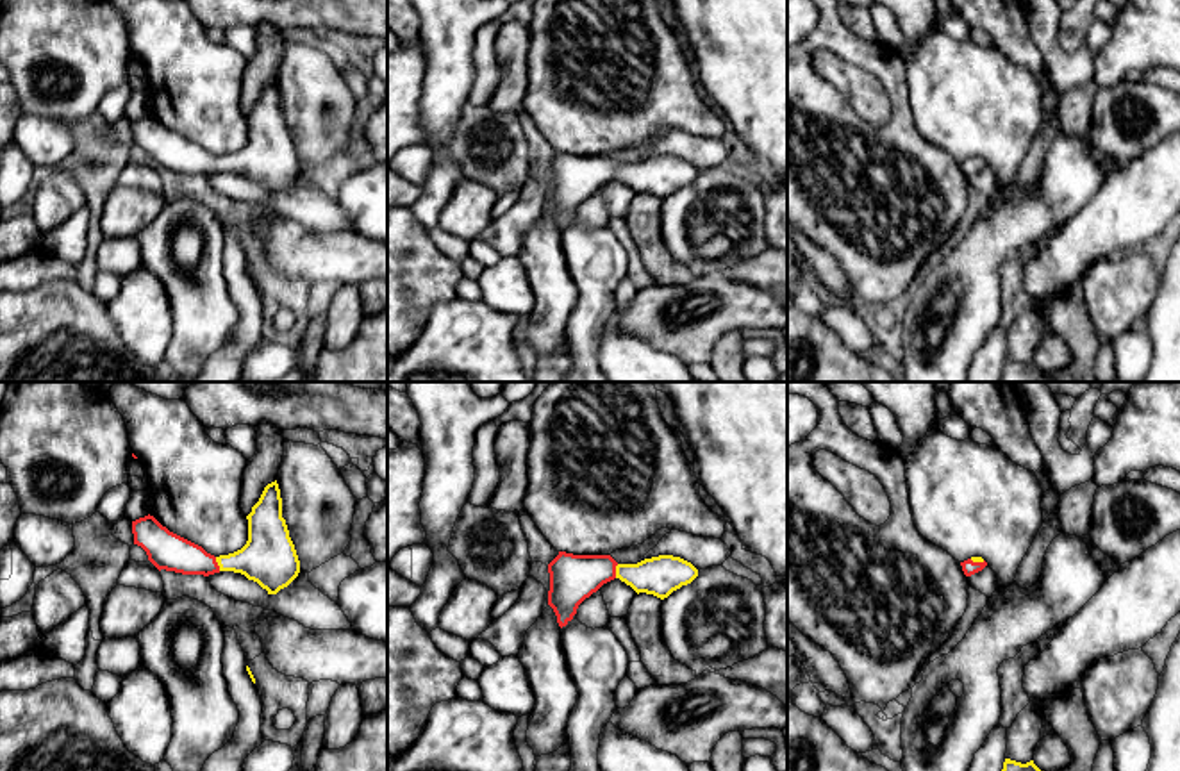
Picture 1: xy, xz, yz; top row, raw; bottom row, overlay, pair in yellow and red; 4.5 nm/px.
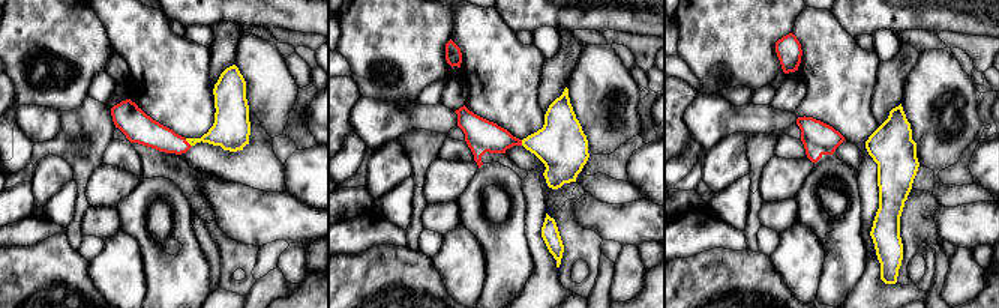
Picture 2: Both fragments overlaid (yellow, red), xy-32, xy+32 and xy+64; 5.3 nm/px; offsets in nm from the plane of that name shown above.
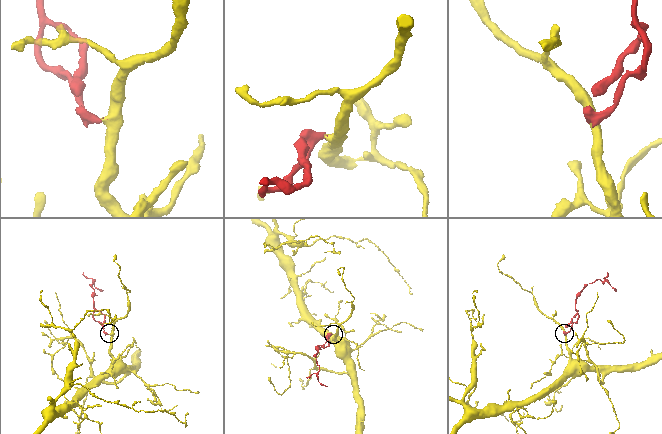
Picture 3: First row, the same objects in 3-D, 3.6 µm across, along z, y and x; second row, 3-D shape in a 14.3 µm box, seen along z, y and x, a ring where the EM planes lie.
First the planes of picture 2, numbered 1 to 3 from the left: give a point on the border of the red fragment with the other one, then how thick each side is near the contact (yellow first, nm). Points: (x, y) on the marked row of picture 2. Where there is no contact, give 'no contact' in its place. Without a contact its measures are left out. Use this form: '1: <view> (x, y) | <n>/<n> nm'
1: xy-32 (188, 141) | 200/160 nm
2: xy+32 (522, 143) | 280/180 nm
3: no contact

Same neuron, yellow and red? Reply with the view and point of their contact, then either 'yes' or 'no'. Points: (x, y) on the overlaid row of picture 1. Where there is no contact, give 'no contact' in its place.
contact xy (218, 564); yes

